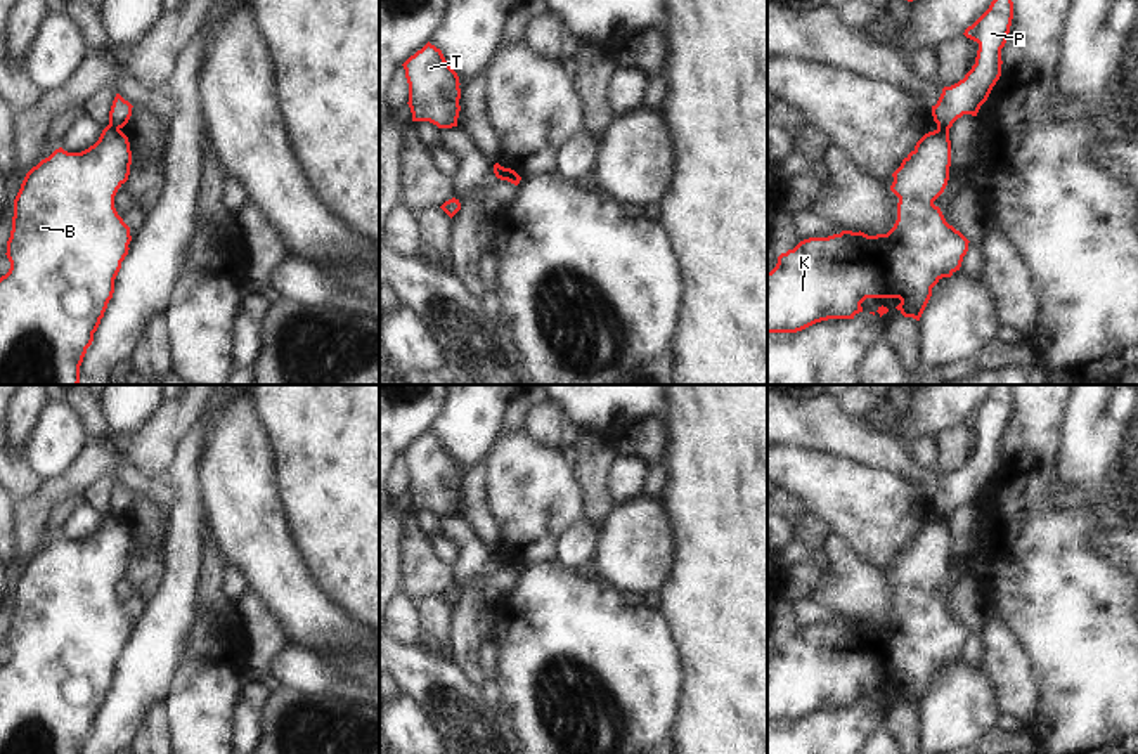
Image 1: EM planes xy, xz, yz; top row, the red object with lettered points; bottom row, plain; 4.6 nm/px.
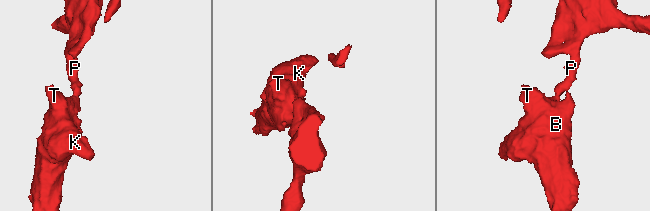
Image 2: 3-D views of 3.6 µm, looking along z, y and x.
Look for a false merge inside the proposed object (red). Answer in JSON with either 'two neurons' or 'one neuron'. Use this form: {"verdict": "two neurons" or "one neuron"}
{"verdict": "two neurons"}

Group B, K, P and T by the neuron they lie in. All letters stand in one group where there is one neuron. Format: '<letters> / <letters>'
B K T / P

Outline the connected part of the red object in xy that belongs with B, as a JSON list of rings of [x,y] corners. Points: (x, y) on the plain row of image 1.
[[[107,513],[88,537],[68,541],[59,536],[26,562],[14,588],[7,629],[10,657],[0,666],[0,754],[81,754],[130,638],[130,615],[114,596],[114,584],[128,569],[130,553],[128,525]]]

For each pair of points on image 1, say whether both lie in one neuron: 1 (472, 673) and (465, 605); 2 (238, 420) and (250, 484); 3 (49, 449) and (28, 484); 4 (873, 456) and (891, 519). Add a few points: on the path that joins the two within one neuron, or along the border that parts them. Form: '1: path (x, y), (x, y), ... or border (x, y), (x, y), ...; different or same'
1: path (465, 656), (465, 623); same
2: path (238, 435), (238, 468); same
3: border (19, 453), (42, 480); different
4: border (837, 456), (896, 470), (915, 482); different

